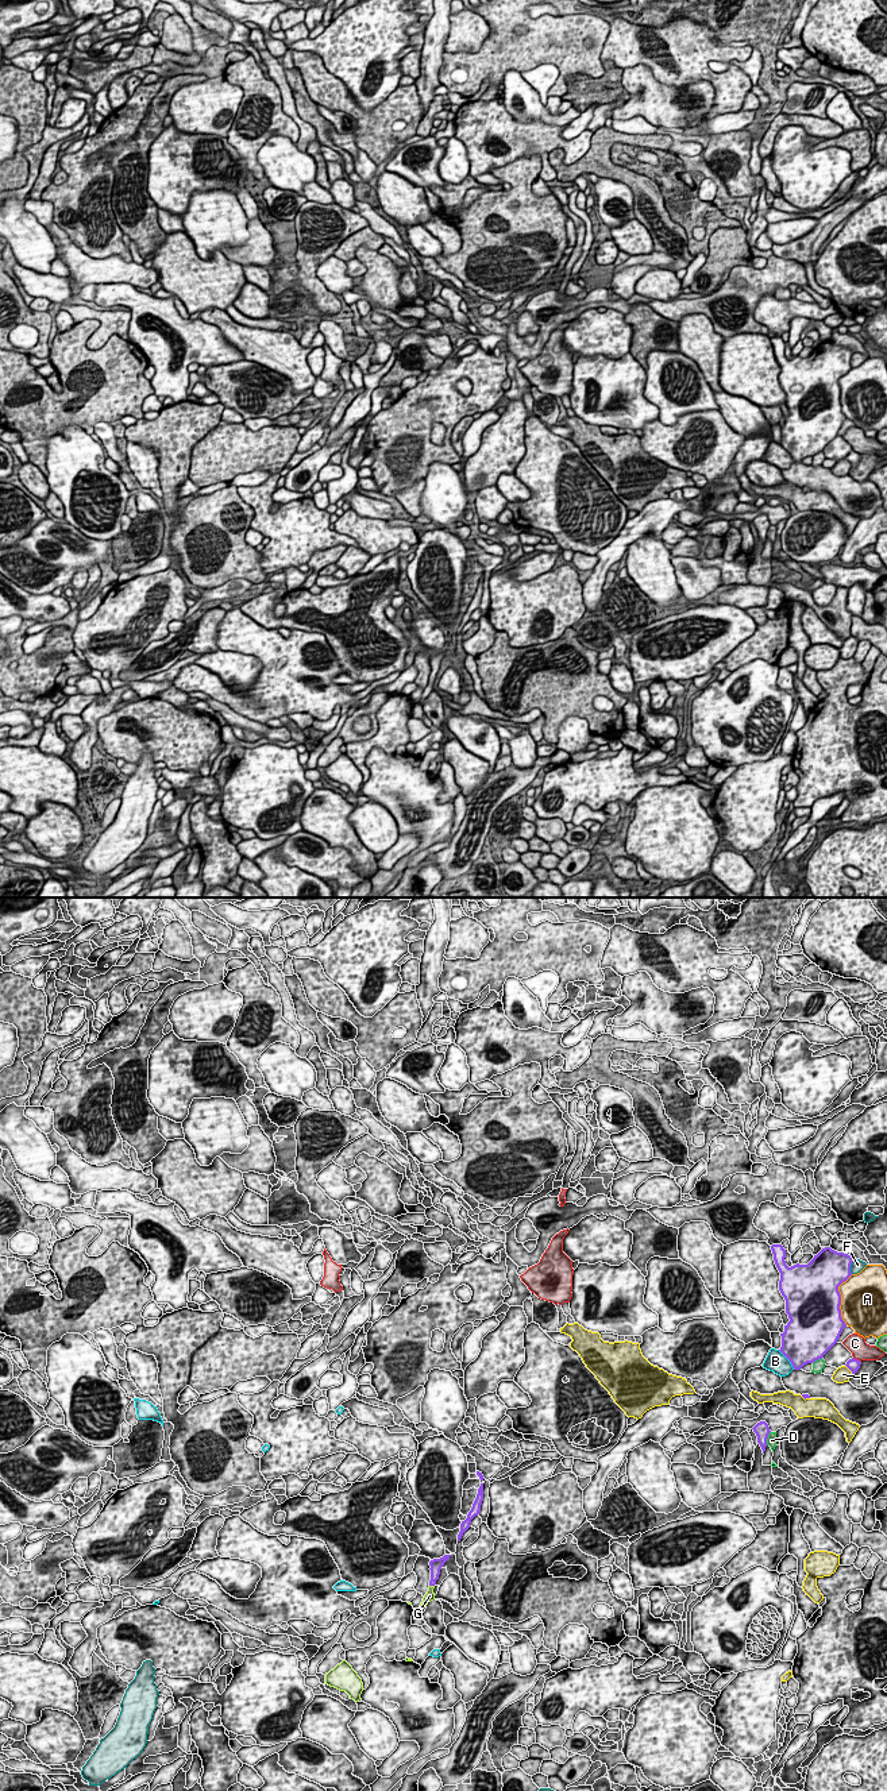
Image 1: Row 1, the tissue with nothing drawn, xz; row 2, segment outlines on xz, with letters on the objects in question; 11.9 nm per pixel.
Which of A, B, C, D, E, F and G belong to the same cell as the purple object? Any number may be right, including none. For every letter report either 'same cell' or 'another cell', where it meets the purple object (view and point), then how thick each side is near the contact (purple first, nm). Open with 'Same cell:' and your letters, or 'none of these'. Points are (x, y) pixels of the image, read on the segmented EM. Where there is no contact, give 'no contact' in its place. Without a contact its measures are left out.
Same cell: G
A: another cell; contact xz (840, 1299); calibres 500 and 480 nm
B: another cell; contact xz (787, 1358); calibres 500 and 240 nm
C: another cell; contact xz (856, 1359); calibres 160 and 220 nm
D: another cell; contact xz (767, 1438); calibres 190 and 120 nm
E: another cell; contact xz (848, 1367); calibres 160 and 190 nm
F: another cell; contact xz (849, 1266); calibres 460 and 140 nm
G: same cell; contact xz (432, 1585); calibres 140 and 120 nm

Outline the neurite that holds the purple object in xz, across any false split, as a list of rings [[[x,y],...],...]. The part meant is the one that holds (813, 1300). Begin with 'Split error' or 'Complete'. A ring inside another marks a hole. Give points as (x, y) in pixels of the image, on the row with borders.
Complete. [[[772,1244],[771,1250],[790,1319],[780,1333],[779,1351],[794,1370],[801,1370],[822,1359],[846,1327],[841,1317],[838,1286],[852,1275],[853,1258],[825,1247],[807,1265],[788,1267],[783,1246]]]

